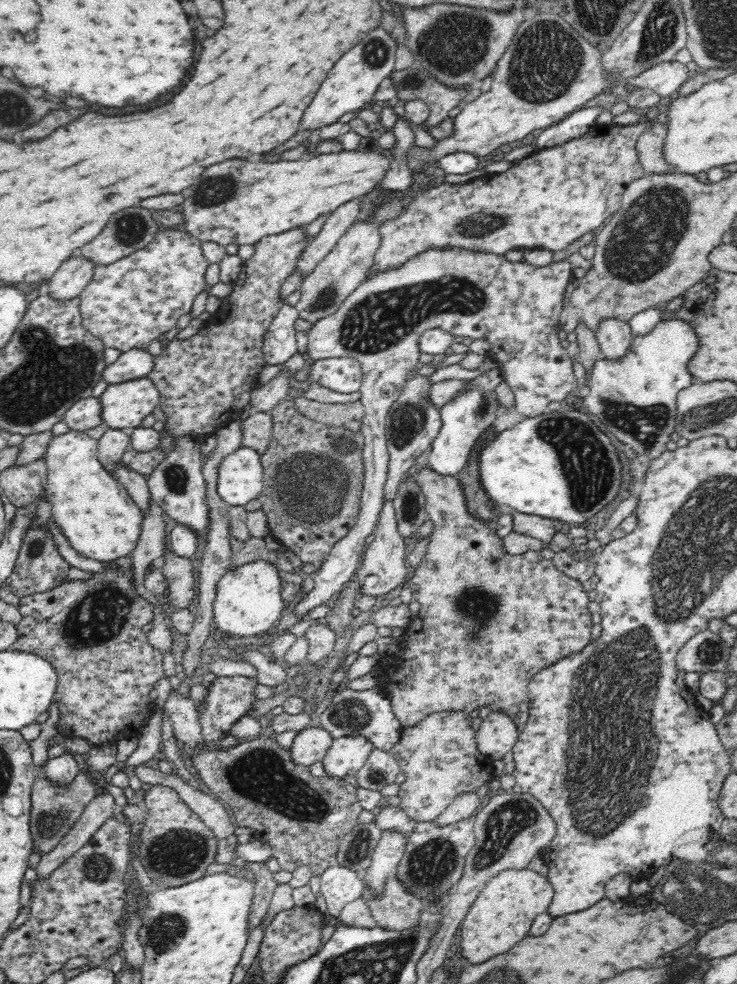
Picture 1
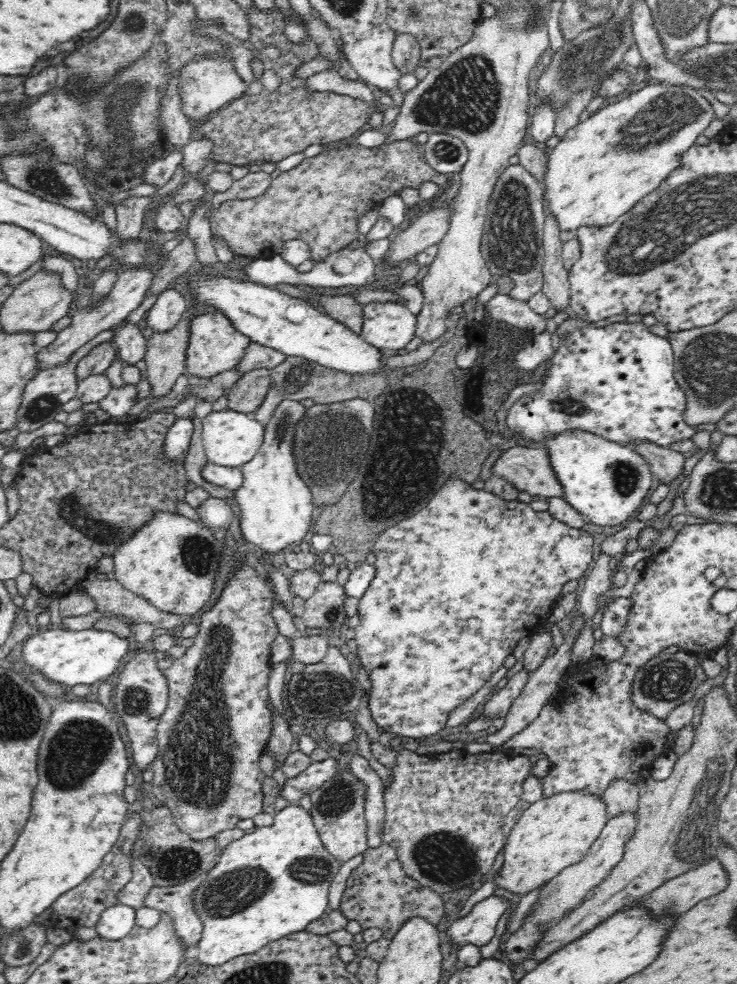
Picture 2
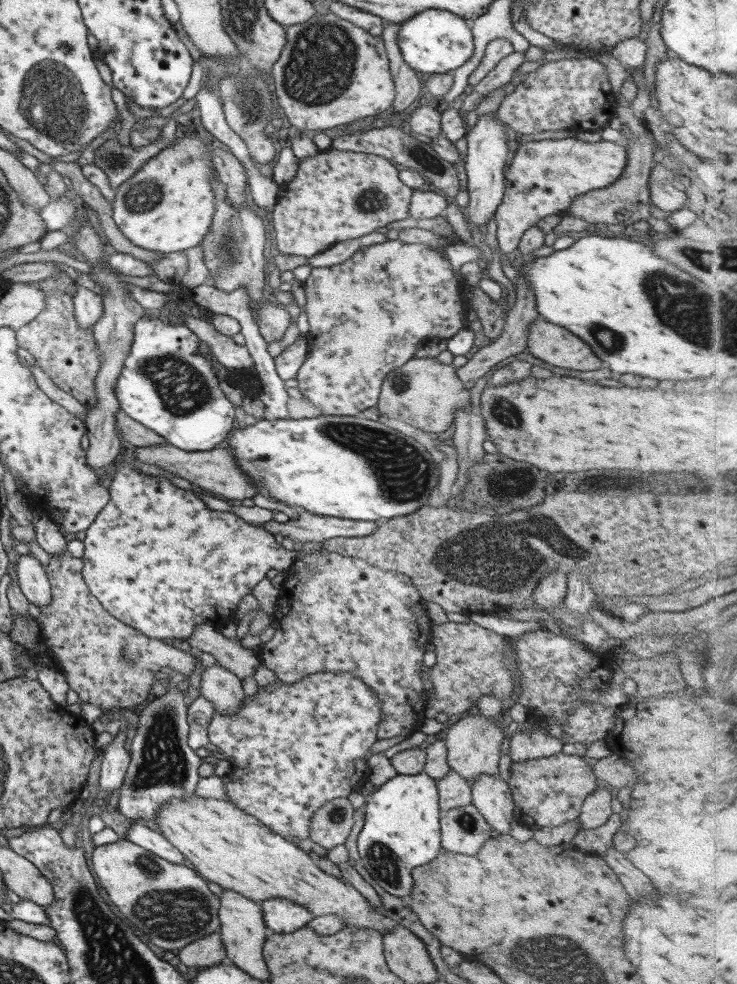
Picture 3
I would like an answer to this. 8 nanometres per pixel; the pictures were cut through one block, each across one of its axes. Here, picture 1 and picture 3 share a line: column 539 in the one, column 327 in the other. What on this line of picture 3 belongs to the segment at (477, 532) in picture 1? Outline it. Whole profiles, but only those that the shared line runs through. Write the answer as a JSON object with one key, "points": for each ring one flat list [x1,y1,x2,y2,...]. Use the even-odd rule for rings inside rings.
{"points":[[302,551,297,553,296,559,291,563,287,571,287,577,280,589,280,598,276,612,272,615,273,628,276,629,273,638,262,644,258,652,261,662,270,670,276,673,276,676,284,684,294,684,310,674,318,674,318,672,350,672,354,676,358,676,366,686,370,686,370,690,378,696,378,700,382,702,381,721,378,725,377,739,388,740,396,738,397,736,410,736,410,734,419,730,425,719,424,710,427,706,428,697,424,689,424,683,420,678,422,667,424,663,422,658,426,651,426,646,431,642,432,628,428,613,426,612,426,601,420,595,420,592,414,586,413,580,405,574,389,570,387,568,380,568,371,565,359,557,349,557,347,554,342,556,340,553,329,551,314,551,311,554]]}

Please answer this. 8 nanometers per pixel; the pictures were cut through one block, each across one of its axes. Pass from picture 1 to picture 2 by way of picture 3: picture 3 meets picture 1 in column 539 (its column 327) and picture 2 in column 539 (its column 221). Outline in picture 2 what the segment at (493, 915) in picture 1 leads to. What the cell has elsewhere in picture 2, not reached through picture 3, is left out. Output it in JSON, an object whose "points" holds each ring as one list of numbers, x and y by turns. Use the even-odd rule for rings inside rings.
{"points":[[563,792,537,800,524,810,506,837,504,864,494,876,496,888,502,887,523,896,546,884,561,870,586,856,608,819,604,799,592,793]]}

